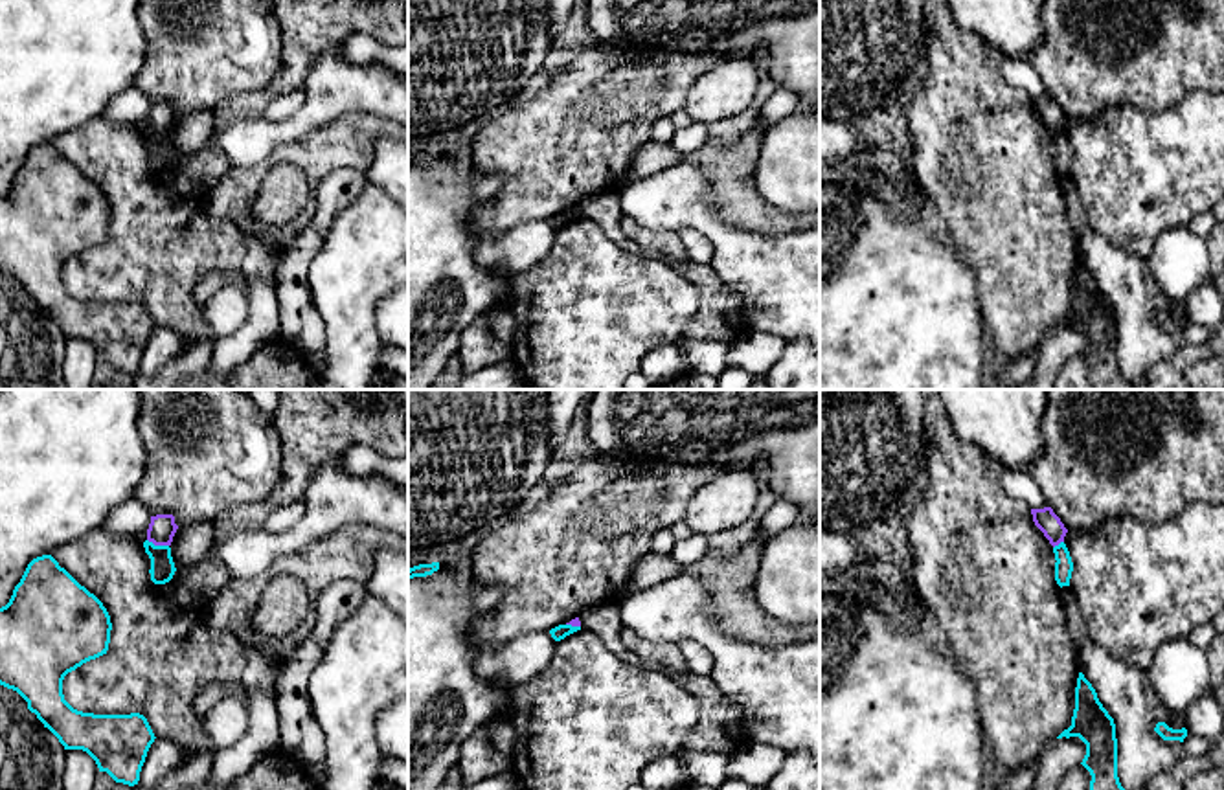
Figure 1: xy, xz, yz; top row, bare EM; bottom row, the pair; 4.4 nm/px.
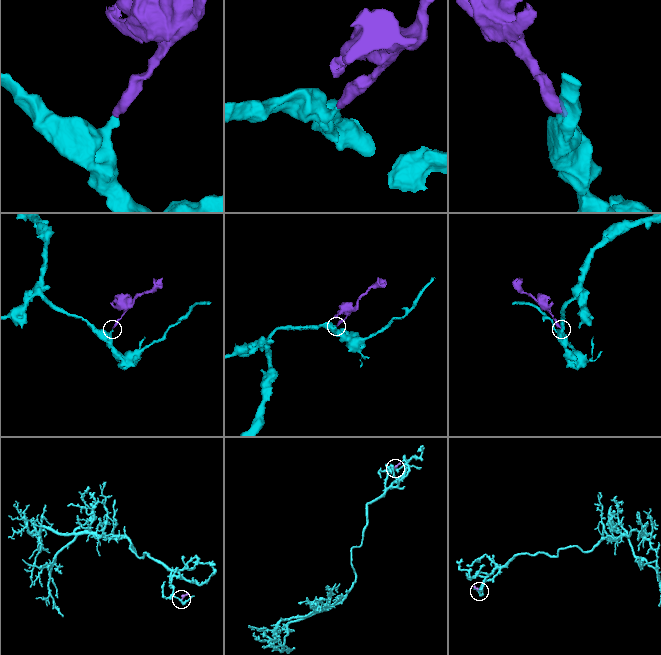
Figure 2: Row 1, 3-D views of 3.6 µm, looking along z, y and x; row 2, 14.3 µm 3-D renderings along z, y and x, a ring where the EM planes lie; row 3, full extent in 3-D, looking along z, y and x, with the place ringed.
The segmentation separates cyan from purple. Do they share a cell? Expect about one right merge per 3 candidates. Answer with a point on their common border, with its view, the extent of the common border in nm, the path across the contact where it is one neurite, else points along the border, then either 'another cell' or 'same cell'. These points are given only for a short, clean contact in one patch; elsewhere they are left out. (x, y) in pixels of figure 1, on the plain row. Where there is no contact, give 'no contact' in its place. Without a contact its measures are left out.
contact xy (158, 135); length 100 nm; border xy (147, 127), (168, 135); another cell

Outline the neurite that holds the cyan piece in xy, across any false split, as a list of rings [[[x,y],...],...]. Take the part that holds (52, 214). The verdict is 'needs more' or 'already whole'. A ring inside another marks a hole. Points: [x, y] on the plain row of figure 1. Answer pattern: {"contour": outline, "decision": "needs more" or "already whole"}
{"contour": [[[51,143],[33,147],[6,195],[0,197],[0,274],[17,279],[28,298],[48,316],[64,338],[83,338],[116,371],[138,373],[154,322],[147,307],[94,303],[74,298],[62,283],[62,268],[83,252],[108,239],[110,204],[103,191],[81,175]]], "decision": "already whole"}

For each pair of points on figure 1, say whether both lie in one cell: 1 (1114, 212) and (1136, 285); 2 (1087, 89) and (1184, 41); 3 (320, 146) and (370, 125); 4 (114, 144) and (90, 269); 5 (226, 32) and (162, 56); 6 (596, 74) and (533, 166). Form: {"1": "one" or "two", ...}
{"1": "two", "2": "one", "3": "one", "4": "one", "5": "one", "6": "one"}

